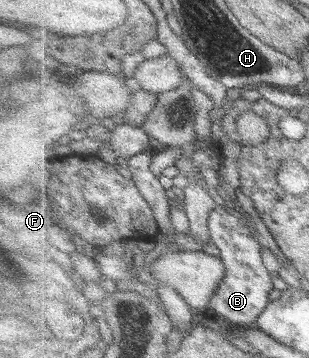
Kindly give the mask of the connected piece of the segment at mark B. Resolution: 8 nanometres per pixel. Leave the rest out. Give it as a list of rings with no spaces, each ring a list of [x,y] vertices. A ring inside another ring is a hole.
[[[218,206],[210,216],[211,240],[221,251],[220,258],[228,269],[228,276],[224,284],[218,288],[216,295],[212,298],[209,308],[213,309],[219,317],[223,317],[230,326],[237,328],[256,327],[259,316],[267,310],[271,302],[273,276],[269,268],[263,262],[263,246],[257,238],[253,238],[253,232],[249,226],[231,214],[226,206]]]

